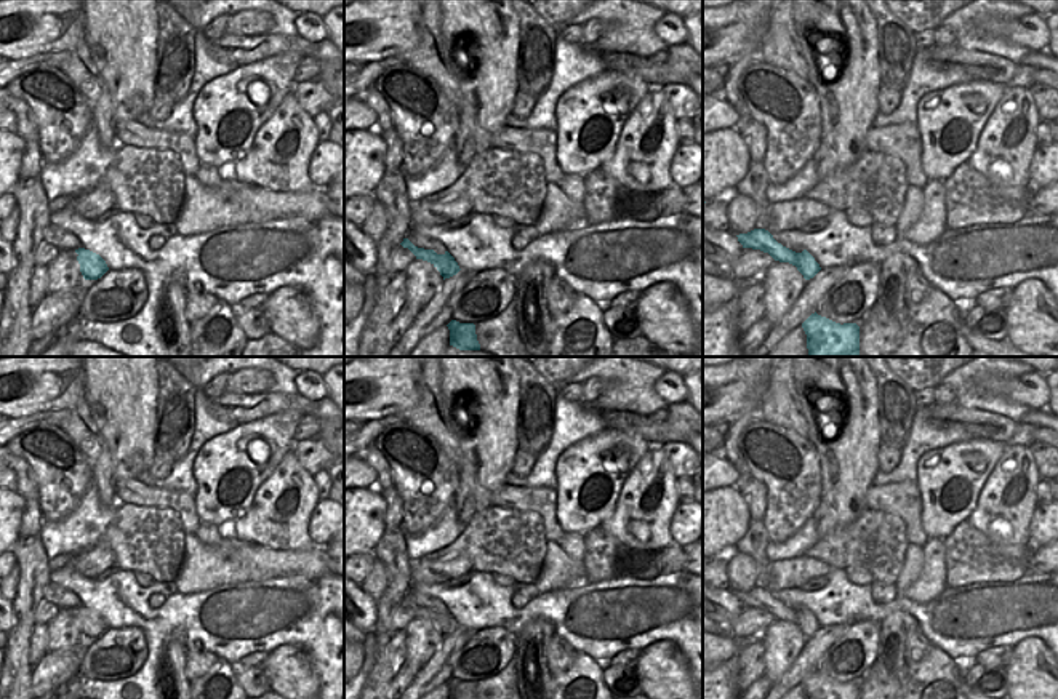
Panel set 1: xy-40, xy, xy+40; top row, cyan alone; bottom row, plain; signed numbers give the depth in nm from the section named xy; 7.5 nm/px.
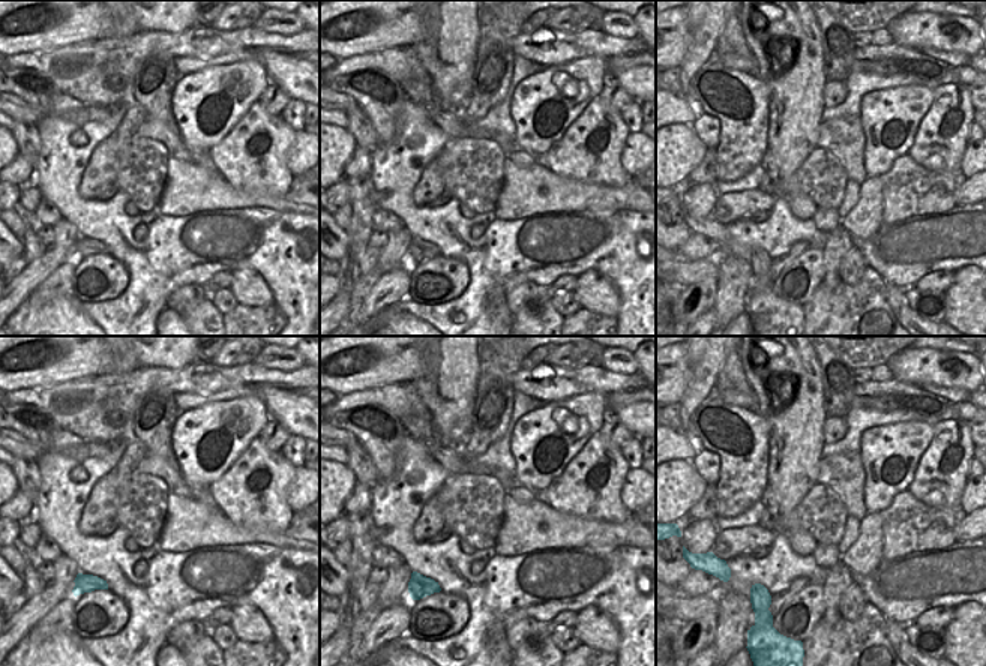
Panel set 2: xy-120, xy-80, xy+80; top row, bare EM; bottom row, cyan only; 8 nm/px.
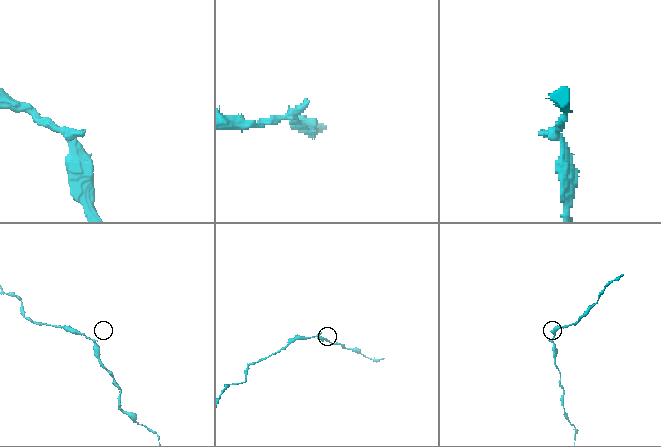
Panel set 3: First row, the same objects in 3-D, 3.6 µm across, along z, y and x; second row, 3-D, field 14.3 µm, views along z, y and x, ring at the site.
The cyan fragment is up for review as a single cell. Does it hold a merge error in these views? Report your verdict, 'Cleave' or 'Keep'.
Cleave

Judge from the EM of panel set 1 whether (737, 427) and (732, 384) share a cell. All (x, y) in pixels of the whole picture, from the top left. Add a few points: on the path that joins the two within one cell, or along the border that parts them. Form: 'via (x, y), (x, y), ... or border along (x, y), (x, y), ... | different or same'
border along (749, 384), (749, 408), (729, 424) | different

